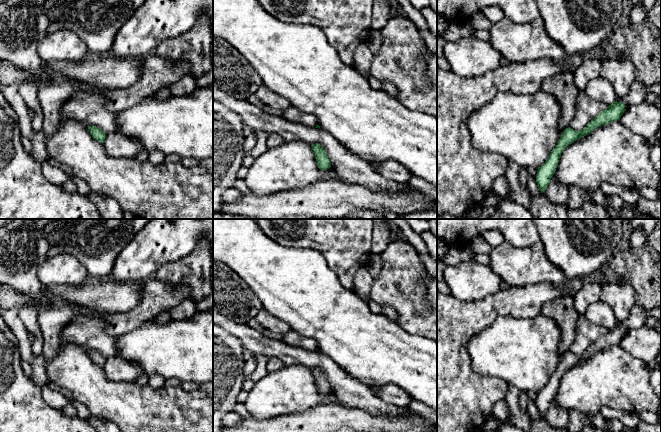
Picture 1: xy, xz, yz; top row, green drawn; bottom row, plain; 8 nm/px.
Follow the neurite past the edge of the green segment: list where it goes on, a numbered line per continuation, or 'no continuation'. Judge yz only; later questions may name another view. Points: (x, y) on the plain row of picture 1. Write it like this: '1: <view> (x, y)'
no continuation

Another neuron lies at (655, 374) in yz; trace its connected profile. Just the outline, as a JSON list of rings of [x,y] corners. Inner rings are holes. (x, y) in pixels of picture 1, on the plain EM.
[[[653,367],[650,371],[650,384],[654,392],[661,398],[661,369]]]

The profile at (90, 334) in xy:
[[[83,317],[66,326],[60,333],[60,345],[75,344],[85,351],[96,350],[105,358],[117,356],[116,337],[105,330],[103,320]]]

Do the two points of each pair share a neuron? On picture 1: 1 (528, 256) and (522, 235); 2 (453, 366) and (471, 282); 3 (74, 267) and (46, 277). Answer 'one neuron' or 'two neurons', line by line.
1: two neurons
2: two neurons
3: one neuron

